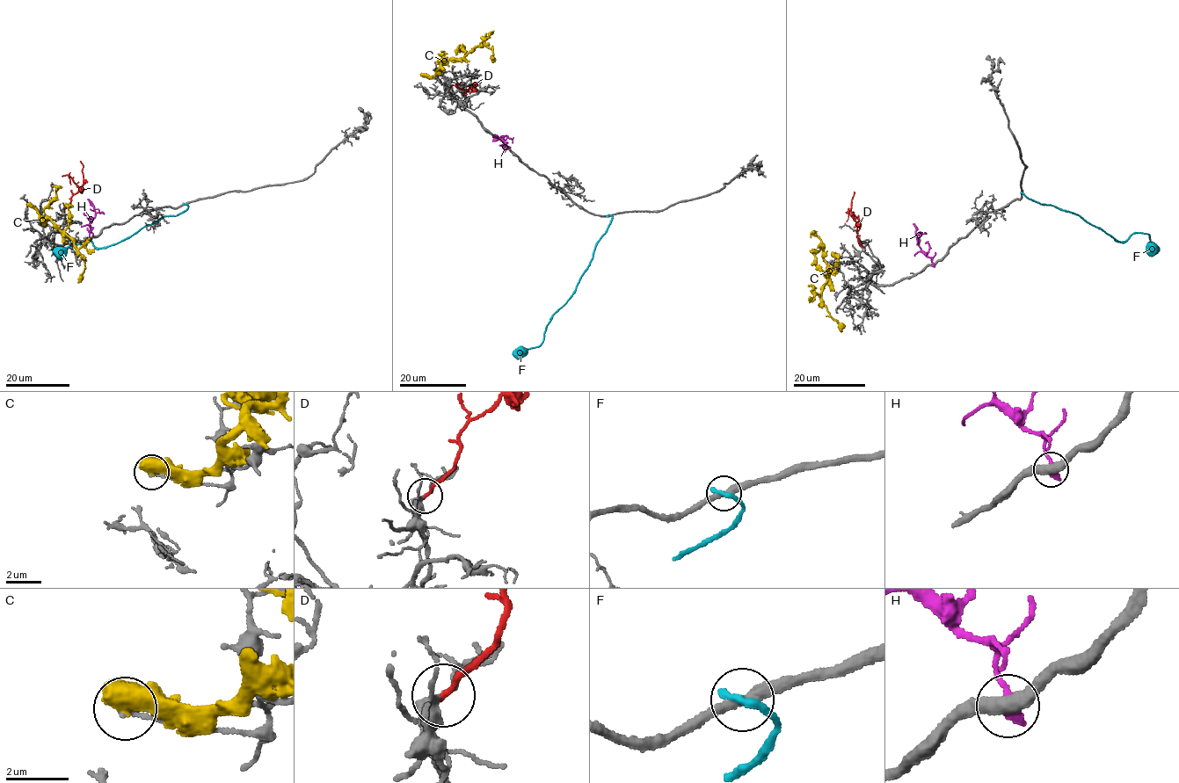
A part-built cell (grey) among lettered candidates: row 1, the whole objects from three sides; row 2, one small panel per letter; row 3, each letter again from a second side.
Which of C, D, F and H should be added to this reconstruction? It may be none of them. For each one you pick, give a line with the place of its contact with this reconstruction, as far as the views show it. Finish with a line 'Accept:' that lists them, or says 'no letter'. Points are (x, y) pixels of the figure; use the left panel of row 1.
Accept: no letter

